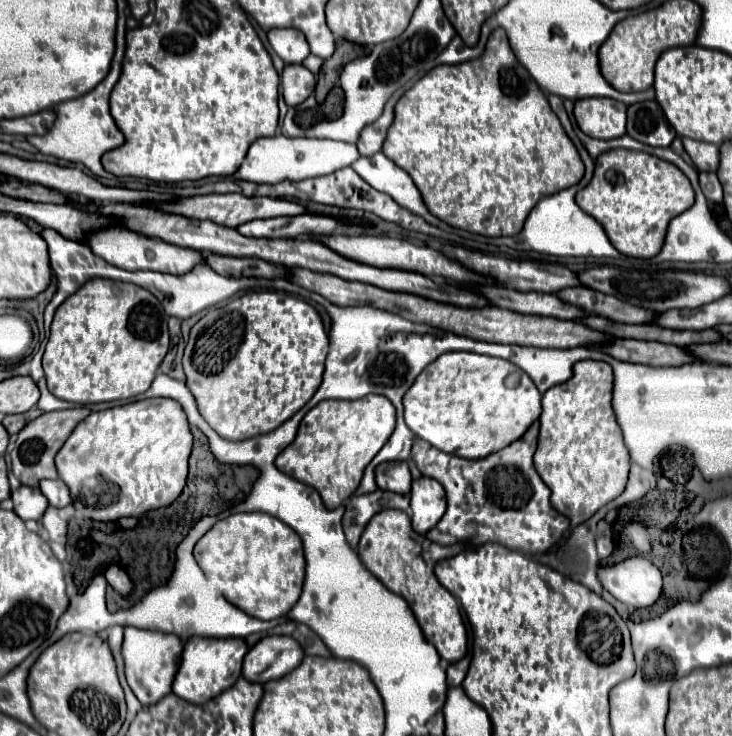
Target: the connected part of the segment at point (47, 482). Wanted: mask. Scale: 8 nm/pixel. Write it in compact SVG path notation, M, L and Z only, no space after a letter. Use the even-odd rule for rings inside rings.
M42 479L38 487L40 487L42 495L48 499L48 503L52 507L66 507L66 505L70 505L68 489L58 479Z

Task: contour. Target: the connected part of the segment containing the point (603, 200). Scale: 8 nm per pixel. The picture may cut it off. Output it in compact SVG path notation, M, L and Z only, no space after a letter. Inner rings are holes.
M612 149L596 159L594 177L576 193L576 203L604 227L620 253L650 259L660 251L670 219L694 203L694 191L676 165L642 151Z

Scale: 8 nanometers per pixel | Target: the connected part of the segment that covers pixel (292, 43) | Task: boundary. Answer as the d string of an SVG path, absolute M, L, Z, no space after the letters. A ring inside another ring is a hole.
M284 29L284 31L270 31L268 41L276 55L286 63L286 65L300 65L308 55L308 43L300 31Z

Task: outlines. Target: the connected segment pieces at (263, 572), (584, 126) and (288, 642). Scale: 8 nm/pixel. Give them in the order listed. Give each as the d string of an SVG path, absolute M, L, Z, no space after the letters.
M236 513L218 521L196 543L194 557L228 603L256 619L272 621L286 615L302 593L302 541L288 525L266 513Z
M586 97L574 103L576 125L594 139L616 139L626 133L626 105L604 97Z
M272 635L260 639L242 663L242 677L252 683L266 683L292 671L304 657L300 645L292 637Z

